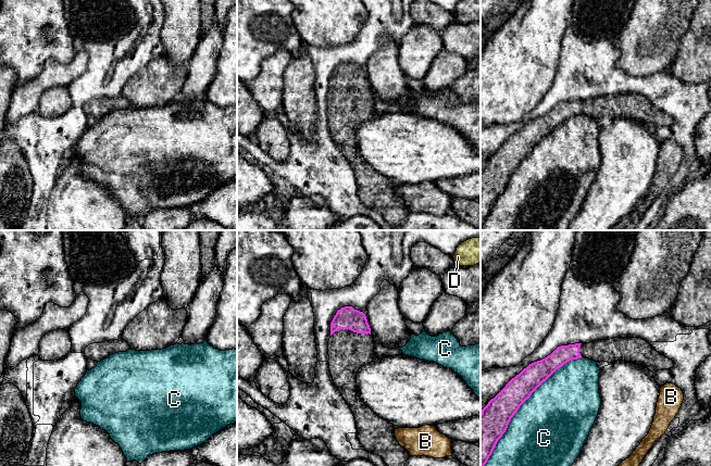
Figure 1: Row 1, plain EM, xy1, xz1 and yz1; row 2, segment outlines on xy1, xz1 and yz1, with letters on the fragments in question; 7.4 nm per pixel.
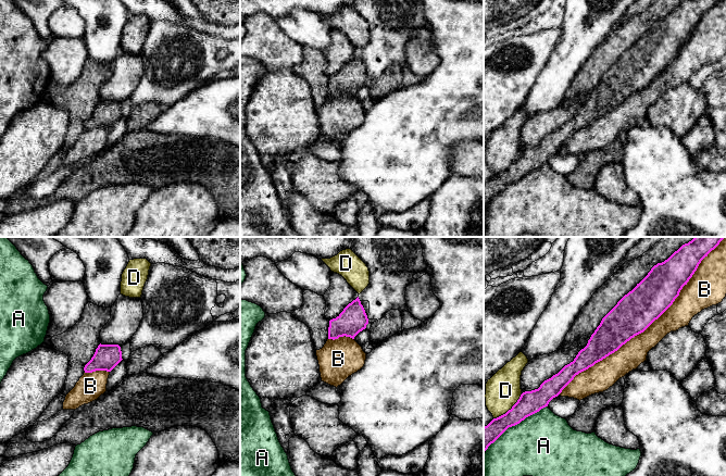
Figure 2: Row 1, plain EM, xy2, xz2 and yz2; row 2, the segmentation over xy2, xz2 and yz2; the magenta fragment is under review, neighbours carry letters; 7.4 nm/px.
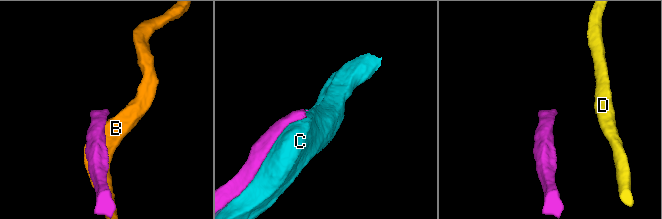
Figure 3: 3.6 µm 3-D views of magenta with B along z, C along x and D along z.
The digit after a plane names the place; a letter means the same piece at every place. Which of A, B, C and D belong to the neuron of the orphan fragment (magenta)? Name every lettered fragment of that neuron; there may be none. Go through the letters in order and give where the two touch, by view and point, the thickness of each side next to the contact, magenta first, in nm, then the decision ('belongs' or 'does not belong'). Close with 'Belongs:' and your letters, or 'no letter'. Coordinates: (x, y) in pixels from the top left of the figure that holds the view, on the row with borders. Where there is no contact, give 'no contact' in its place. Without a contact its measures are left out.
A: meets magenta in yz2 at (515, 424); 170 nm thick on the magenta side, 460 nm on the other; does not belong
B: meets magenta in yz2 at (647, 327); 300 nm thick on the magenta side, 190 nm on the other; does not belong
C: meets magenta in yz1 at (522, 403); 220 nm thick on the magenta side, 500 nm on the other; does not belong
D: meets magenta in yz2 at (509, 410); 170 nm thick on the magenta side, 260 nm on the other; does not belong
Belongs: no letter

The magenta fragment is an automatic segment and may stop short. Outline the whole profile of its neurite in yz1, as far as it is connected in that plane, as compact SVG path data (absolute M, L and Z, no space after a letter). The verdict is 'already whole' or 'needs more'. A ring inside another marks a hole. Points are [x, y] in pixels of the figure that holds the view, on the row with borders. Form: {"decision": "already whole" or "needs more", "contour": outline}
{"decision": "needs more", "contour": "M614 338L610 340L597 340L589 343L575 343L558 347L547 357L529 364L519 375L512 378L506 387L482 410L481 413L481 466L484 466L491 455L498 440L506 432L508 425L520 406L532 393L546 381L557 369L572 360L589 358L595 362L626 361L643 365L650 371L670 369L674 366L672 360L657 352L649 342L641 338Z"}

